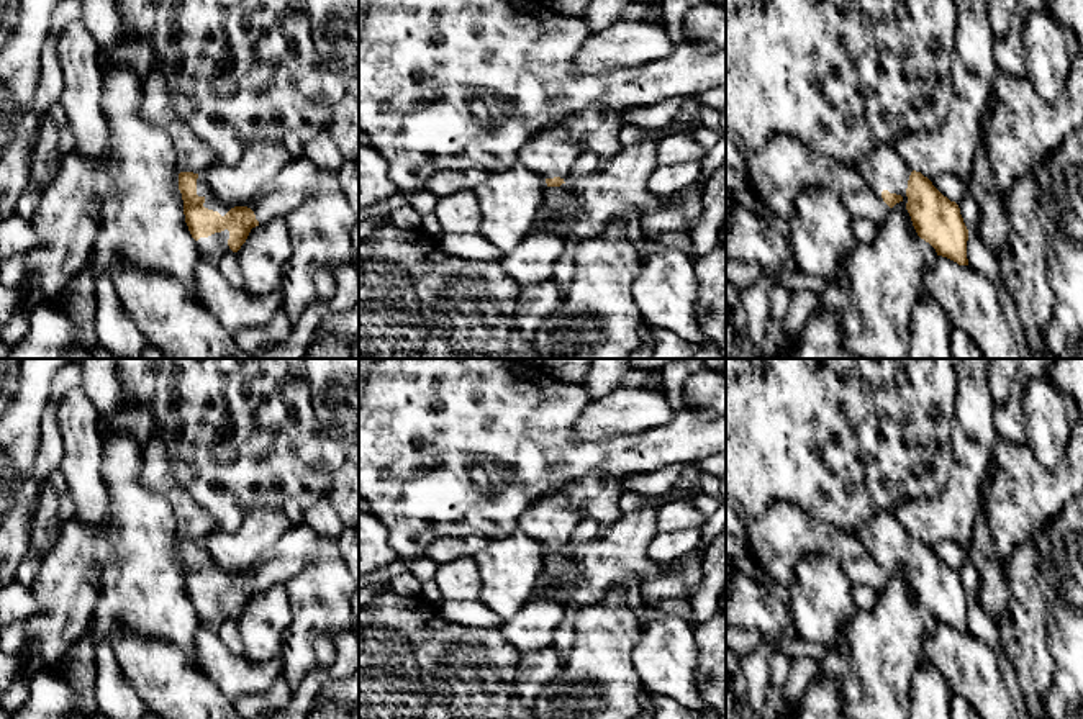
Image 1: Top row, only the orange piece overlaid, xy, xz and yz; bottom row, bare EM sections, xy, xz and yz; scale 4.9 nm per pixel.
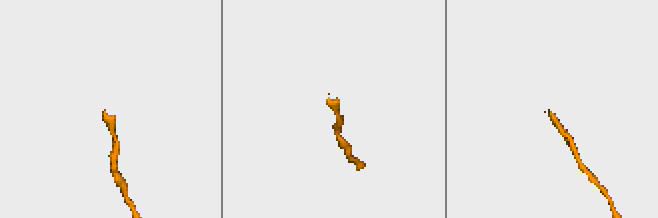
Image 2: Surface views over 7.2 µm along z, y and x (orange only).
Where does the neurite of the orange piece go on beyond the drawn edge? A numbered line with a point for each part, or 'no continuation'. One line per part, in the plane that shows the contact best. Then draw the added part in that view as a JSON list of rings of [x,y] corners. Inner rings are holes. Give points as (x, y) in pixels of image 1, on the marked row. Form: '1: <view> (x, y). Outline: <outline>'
1: xy (212, 202). Outline: [[[198,175],[197,179],[197,195],[205,198],[203,206],[213,211],[218,211],[221,216],[224,216],[231,208],[236,205],[228,205],[221,201],[210,188],[208,182],[203,175]]]

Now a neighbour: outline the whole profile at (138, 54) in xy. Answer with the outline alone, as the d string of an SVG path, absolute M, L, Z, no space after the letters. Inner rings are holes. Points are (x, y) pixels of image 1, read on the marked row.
M141 39L116 41L113 46L100 47L110 61L129 66L136 75L144 77L154 69L154 47Z

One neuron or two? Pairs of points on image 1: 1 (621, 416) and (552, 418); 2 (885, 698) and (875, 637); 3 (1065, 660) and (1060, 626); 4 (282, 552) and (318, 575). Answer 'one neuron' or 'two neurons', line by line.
1: two neurons
2: one neuron
3: one neuron
4: two neurons

